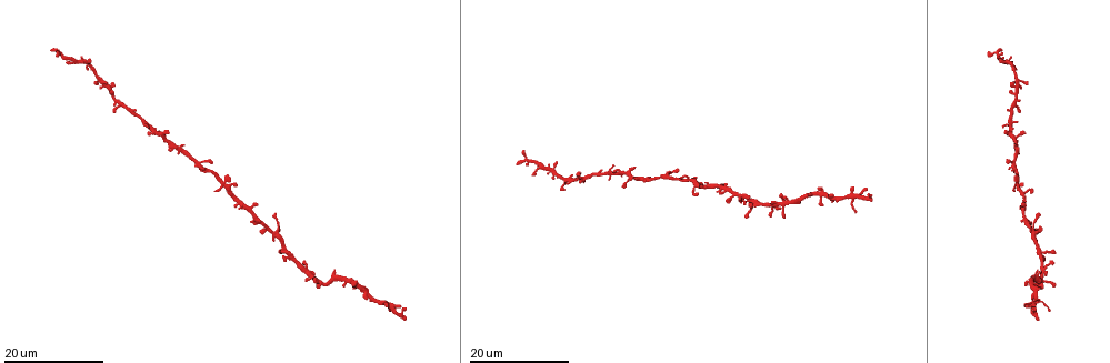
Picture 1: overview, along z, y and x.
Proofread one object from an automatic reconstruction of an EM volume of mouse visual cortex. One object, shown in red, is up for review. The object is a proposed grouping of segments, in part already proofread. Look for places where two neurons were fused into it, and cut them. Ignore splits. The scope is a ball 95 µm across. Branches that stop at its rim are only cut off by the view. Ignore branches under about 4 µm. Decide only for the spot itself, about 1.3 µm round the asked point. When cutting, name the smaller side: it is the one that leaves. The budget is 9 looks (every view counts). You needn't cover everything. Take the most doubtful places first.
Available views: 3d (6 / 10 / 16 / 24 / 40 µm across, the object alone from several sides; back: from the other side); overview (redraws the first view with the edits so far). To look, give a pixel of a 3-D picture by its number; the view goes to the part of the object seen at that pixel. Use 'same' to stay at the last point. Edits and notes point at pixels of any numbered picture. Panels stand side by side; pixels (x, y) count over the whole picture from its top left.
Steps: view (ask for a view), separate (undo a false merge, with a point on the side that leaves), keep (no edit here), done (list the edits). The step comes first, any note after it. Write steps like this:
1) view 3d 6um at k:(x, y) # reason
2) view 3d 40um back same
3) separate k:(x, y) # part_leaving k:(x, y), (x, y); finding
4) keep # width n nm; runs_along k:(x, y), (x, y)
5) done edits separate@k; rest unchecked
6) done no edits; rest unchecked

view 3d 24um at 1:(1036, 230) # four or more arms meet

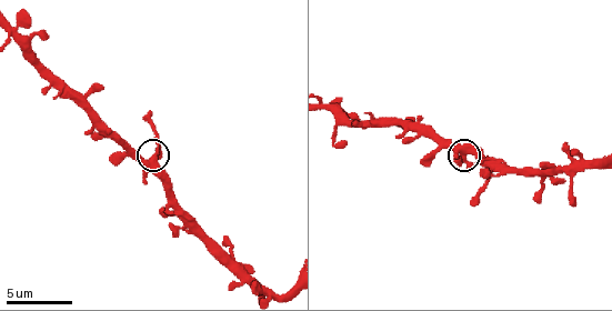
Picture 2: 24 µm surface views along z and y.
view 3d 10um at 2:(466, 154)

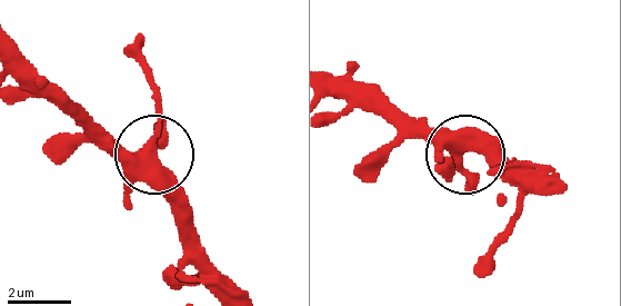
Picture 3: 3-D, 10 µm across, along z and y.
keep # width 370 nm; one neuron here

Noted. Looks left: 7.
view 3d 16um at 1:(198, 162)

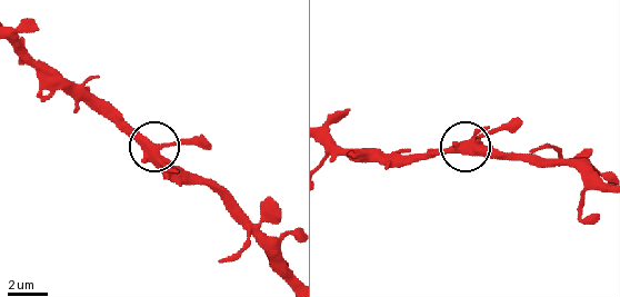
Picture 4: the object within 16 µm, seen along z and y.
view 3d 6um at 4:(158, 148) # zoom in

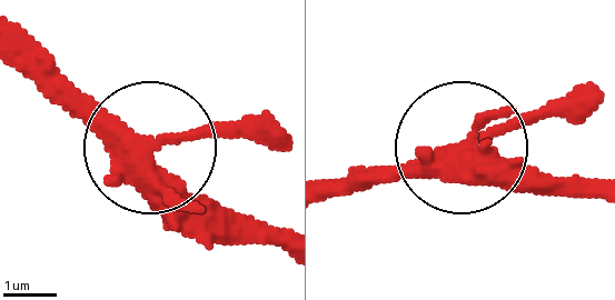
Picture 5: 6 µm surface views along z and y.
keep # width 340 nm; one neuron here

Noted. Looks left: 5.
view 3d 16um at 1:(1016, 79) # thin arm on a thick one

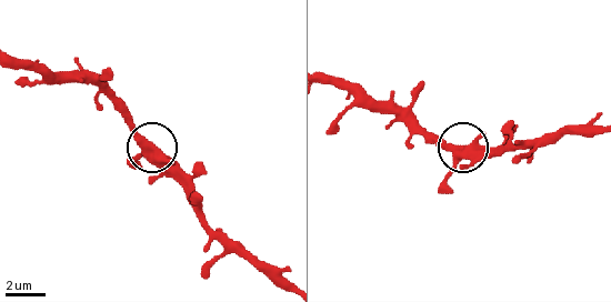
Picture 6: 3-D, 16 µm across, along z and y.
view 3d 10um at 6:(156, 150)

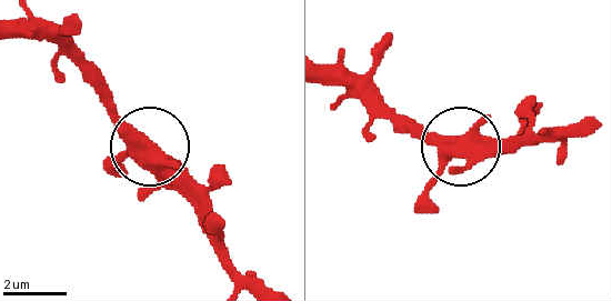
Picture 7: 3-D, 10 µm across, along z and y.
keep # runs_along 7:(244, 278), (204, 199), (96, 90); continuous, no second neuron

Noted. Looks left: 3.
view 3d 16um at 2:(30, 43) # three arms meet

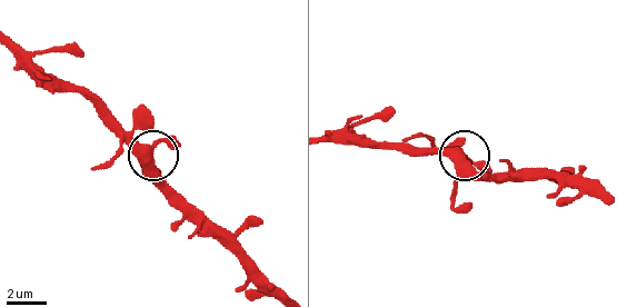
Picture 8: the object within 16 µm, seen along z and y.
keep # side_arm 51 um; all the same neuron

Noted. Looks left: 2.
done no edits; rest unchecked

